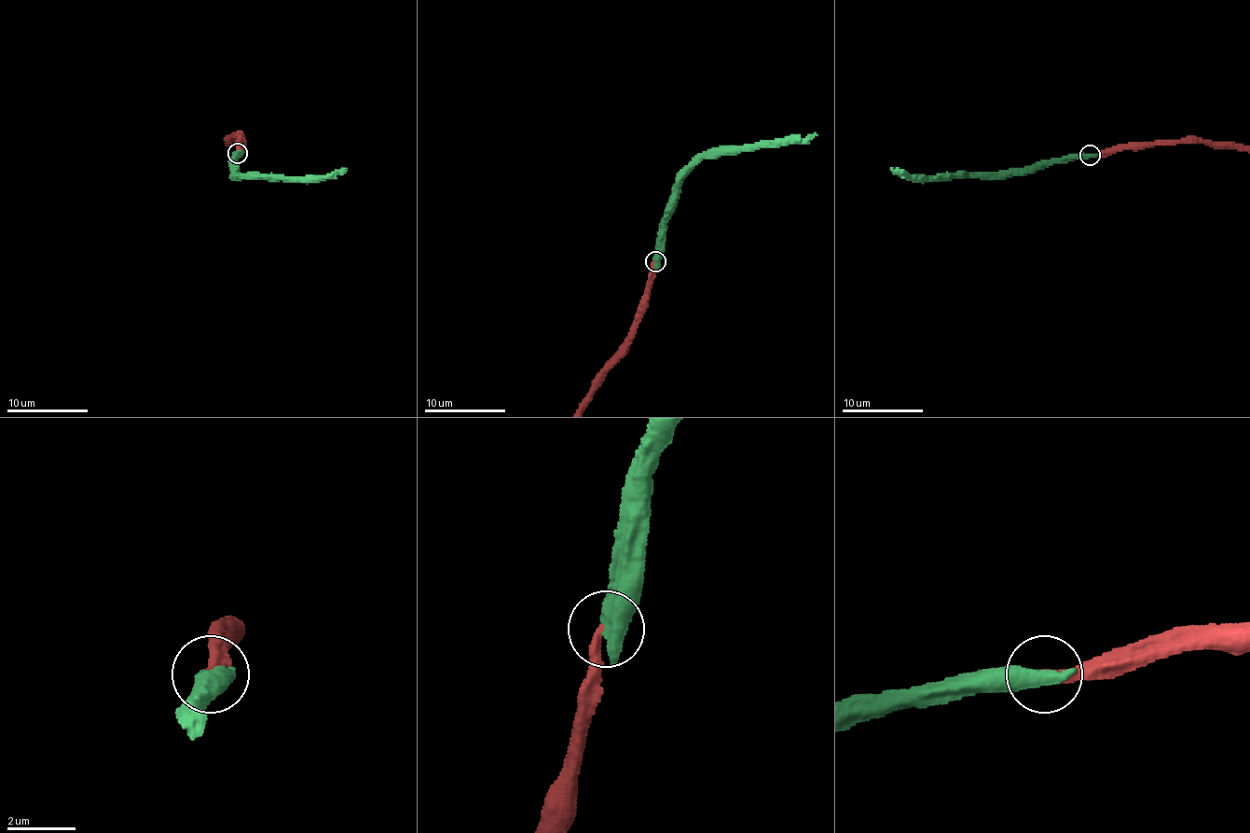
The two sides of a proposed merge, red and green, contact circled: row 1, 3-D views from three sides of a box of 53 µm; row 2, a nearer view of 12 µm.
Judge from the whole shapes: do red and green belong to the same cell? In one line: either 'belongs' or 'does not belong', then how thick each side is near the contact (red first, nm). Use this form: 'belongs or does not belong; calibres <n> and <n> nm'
belongs; calibres 280 and 650 nm

